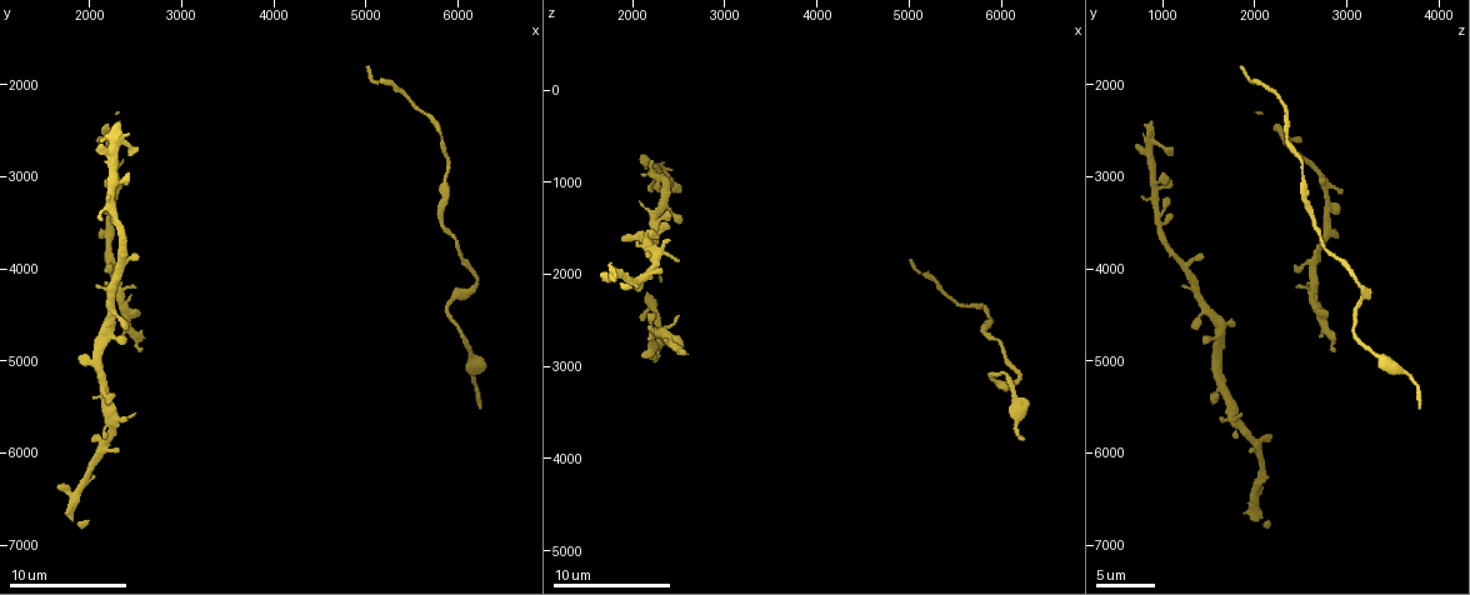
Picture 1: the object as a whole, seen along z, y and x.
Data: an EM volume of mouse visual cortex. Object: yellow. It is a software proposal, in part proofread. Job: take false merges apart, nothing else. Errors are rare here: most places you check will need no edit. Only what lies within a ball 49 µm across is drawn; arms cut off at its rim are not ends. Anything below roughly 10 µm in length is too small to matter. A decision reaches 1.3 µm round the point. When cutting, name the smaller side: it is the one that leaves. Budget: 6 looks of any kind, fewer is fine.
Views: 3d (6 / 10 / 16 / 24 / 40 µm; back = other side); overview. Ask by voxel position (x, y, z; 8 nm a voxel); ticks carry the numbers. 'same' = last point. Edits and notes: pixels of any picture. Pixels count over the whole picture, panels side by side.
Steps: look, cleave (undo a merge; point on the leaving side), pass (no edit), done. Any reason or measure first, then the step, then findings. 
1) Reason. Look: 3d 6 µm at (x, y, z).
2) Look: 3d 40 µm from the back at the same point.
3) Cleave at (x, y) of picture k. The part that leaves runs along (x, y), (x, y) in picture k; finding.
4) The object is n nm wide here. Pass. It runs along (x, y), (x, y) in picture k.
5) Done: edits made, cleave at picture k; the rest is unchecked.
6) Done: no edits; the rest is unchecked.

Thick turns thin. Look: 3d 10 µm at (5900, 3600, 2700).

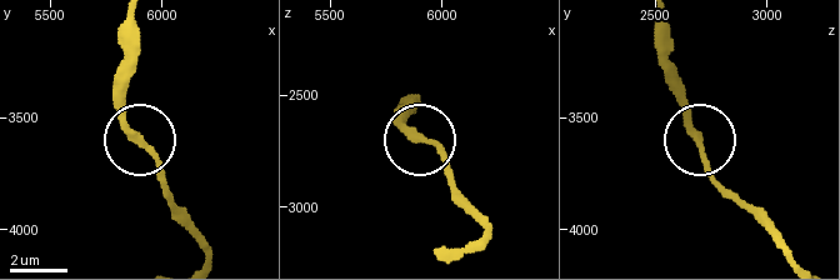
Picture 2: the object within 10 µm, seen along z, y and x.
Pass. It runs along (130, 23), (123, 116), (170, 193) in picture 2; all the same neuron.

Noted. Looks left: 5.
Sudden change in width. Look: 3d 16 µm at (6150, 4200, 3150).

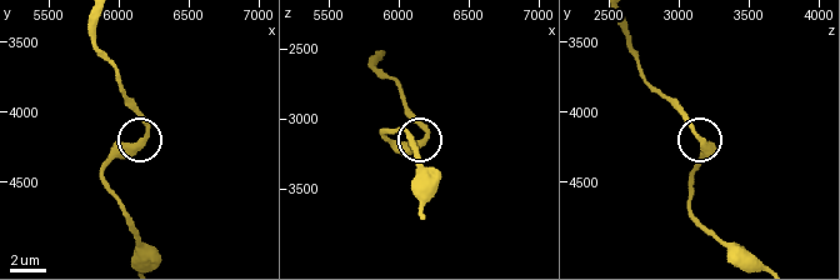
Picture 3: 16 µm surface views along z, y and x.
Pass. It runs along (379, 51), (374, 65), (425, 128), (419, 140), (385, 141) in picture 3; one neuron here.

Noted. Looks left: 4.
Sudden change in width. Look: 3d 6 µm at (2400, 4200, 2500).

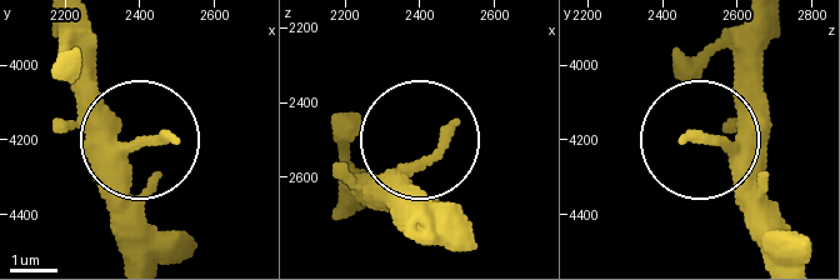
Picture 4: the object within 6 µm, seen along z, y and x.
Pass. All the same neuron.

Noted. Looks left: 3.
Done: no edits; the rest is unchecked.

